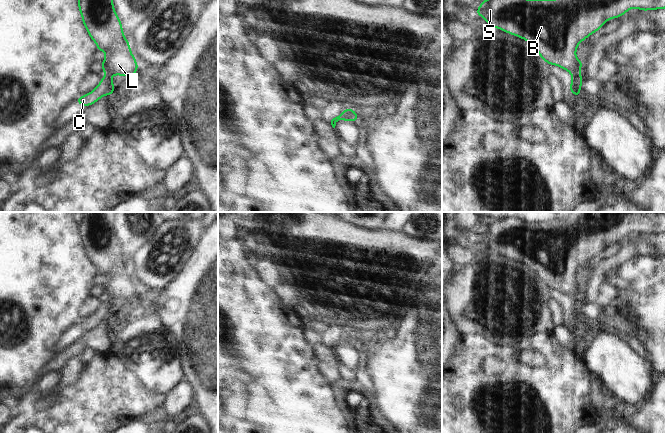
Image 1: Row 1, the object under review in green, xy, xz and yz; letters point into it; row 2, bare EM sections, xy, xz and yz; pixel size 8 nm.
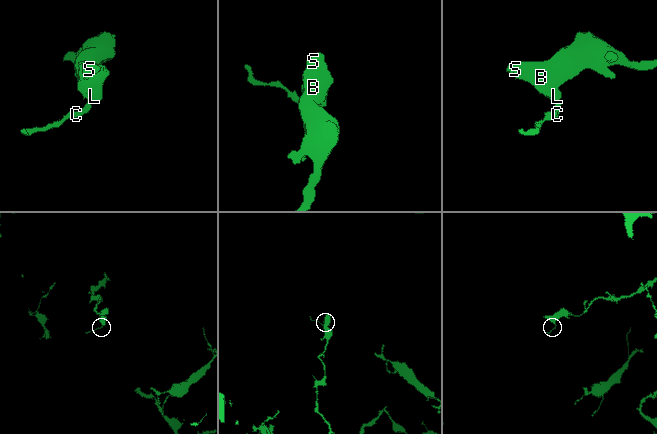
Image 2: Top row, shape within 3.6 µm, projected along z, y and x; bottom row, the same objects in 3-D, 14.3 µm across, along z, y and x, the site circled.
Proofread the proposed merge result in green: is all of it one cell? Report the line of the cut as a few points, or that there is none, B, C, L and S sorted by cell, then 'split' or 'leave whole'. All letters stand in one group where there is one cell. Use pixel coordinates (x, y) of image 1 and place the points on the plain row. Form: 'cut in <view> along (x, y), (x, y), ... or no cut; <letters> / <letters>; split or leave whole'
cut in xy along (105, 295), (110, 300); B L S / C; split

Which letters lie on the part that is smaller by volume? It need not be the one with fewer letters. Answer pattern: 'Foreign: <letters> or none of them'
Foreign: C

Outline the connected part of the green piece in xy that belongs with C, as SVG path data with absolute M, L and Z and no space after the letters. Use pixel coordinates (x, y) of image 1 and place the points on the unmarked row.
M105 296L99 308L88 318L81 319L77 322L76 326L83 331L90 330L106 319L113 319L115 312L111 300Z

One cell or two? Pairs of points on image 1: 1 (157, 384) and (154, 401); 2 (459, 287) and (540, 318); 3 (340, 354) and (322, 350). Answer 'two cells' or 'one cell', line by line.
1: two cells
2: one cell
3: two cells

